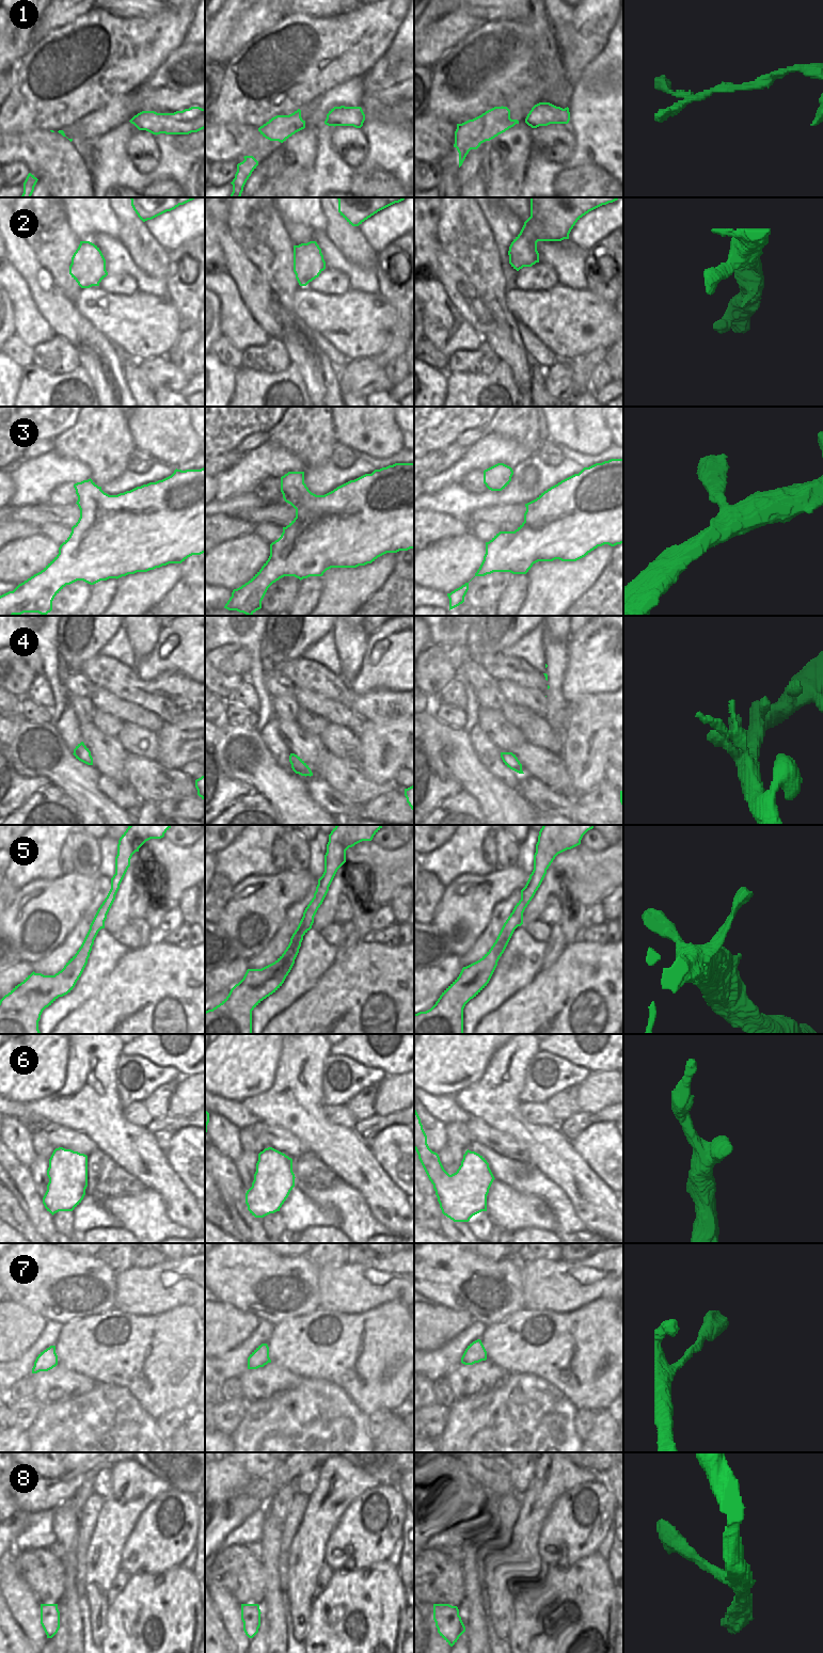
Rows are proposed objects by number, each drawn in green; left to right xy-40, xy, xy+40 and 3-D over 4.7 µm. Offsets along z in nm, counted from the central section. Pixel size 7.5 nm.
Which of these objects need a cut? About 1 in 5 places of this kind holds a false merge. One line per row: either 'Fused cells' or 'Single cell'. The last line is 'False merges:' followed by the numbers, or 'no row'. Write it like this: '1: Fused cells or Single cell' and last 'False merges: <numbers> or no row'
1: Fused cells
2: Single cell
3: Single cell
4: Single cell
5: Single cell
6: Single cell
7: Single cell
8: Single cell
False merges: 1.

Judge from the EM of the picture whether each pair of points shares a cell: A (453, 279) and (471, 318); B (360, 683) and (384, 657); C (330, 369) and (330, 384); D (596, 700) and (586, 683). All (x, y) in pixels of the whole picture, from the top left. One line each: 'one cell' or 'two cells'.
A: one cell
B: one cell
C: one cell
D: two cells

